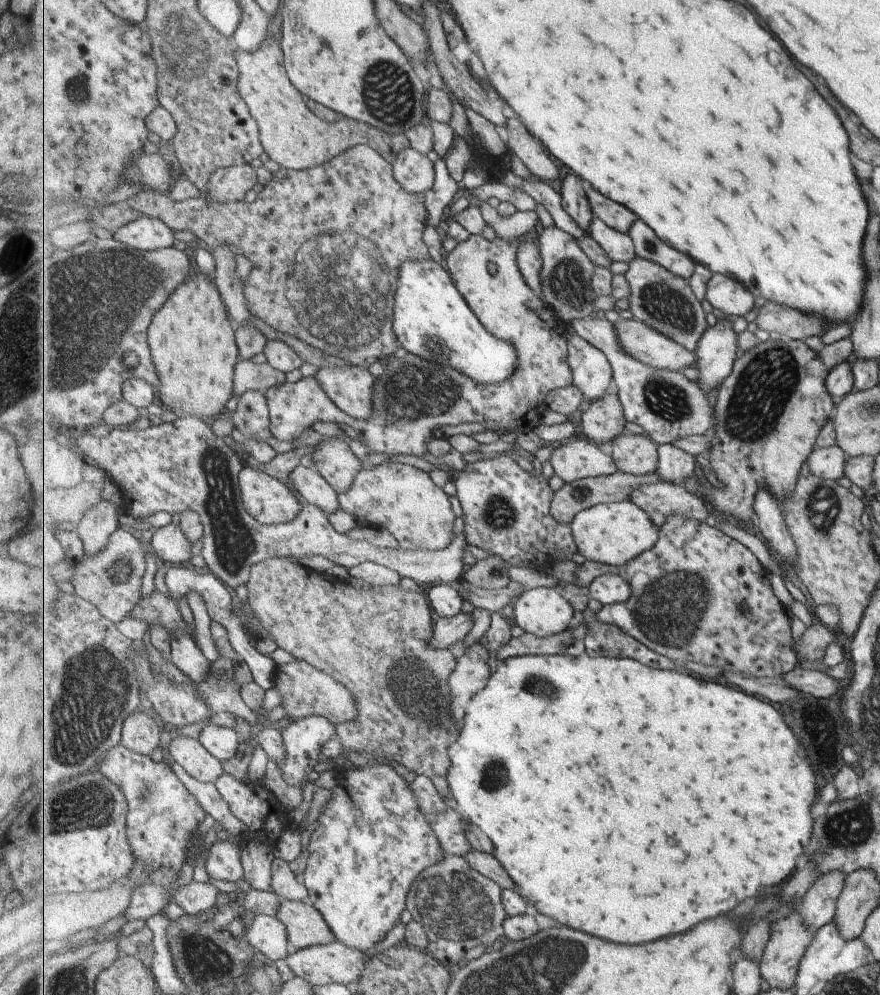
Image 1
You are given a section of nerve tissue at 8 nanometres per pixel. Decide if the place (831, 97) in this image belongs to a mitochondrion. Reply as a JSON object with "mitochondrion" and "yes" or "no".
{"mitochondrion":"no"}

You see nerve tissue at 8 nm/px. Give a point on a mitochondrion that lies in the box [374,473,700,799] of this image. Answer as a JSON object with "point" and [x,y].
{"point":[418,684]}

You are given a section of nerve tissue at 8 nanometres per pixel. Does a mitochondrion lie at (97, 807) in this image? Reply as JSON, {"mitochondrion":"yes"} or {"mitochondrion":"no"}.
{"mitochondrion":"yes"}

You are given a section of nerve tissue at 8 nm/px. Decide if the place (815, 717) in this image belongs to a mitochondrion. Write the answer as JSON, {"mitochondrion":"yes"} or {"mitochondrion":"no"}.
{"mitochondrion":"no"}

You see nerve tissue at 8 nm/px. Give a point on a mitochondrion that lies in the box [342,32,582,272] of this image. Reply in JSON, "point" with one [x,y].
{"point":[387,92]}

